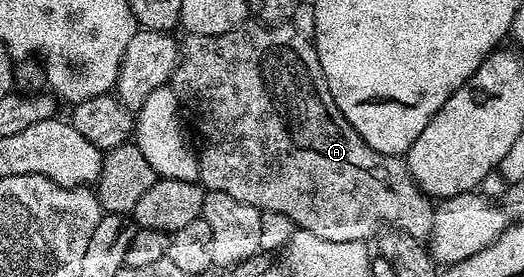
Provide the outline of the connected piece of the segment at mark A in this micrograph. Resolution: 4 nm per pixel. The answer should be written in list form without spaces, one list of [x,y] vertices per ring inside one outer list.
[[[247,21],[228,33],[186,35],[184,46],[180,51],[178,67],[174,71],[172,88],[178,95],[181,106],[187,112],[190,110],[194,114],[194,123],[198,126],[199,133],[202,134],[202,147],[200,145],[200,150],[197,152],[198,178],[206,191],[228,193],[228,197],[236,197],[236,201],[244,201],[248,205],[258,208],[261,212],[282,213],[285,217],[291,219],[295,228],[307,230],[308,233],[314,233],[327,241],[370,241],[383,228],[403,231],[423,241],[429,240],[433,236],[435,204],[430,196],[425,195],[418,188],[418,182],[410,176],[410,171],[406,168],[405,158],[401,155],[385,155],[376,149],[372,149],[360,137],[360,133],[356,133],[356,129],[352,129],[352,125],[348,125],[344,113],[340,113],[340,109],[328,89],[328,81],[324,77],[324,69],[320,69],[320,57],[316,53],[313,42],[303,34],[298,33],[293,26],[267,25],[257,21]]]

